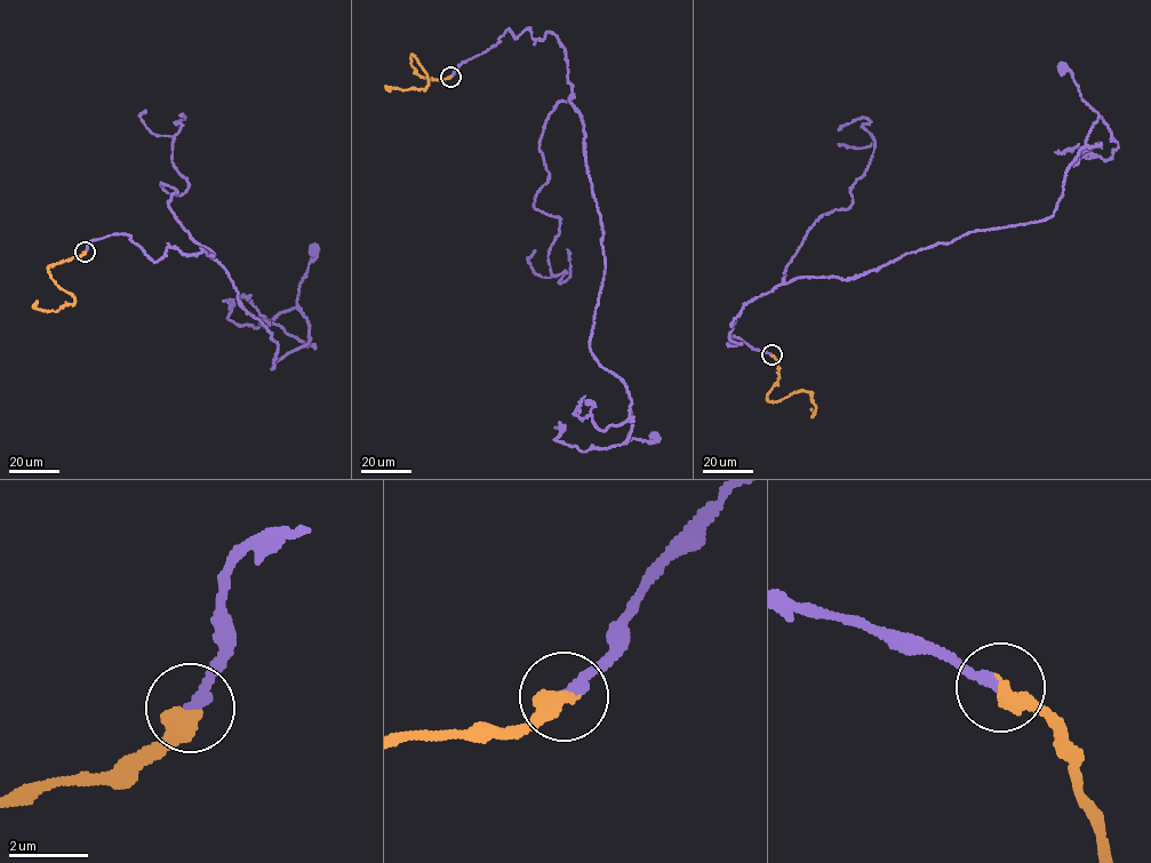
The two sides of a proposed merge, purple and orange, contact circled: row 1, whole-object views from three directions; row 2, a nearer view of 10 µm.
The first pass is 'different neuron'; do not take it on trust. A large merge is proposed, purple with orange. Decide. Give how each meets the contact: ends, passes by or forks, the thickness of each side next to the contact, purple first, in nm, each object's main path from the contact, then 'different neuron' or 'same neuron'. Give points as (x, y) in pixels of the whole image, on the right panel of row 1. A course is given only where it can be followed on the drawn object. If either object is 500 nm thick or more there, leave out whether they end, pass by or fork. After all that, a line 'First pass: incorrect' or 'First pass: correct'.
purple ends | orange ends | 280/480 nm | purple via (772, 354), (727, 344), (775, 287), (1053, 215), (1098, 114), (1062, 69) | orange via (772, 354), (780, 372), (767, 400), (781, 400), (792, 392), (807, 390), (817, 408), (813, 416), (810, 409) | same neuron
First pass: incorrect

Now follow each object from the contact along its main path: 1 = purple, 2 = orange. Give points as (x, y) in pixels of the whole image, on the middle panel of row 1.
1: (449, 77), (508, 29), (552, 32), (565, 48), (602, 232), (590, 348), (631, 398), (626, 444), (655, 437)
2: (449, 77), (420, 76), (410, 54), (426, 73), (428, 86), (391, 89)

